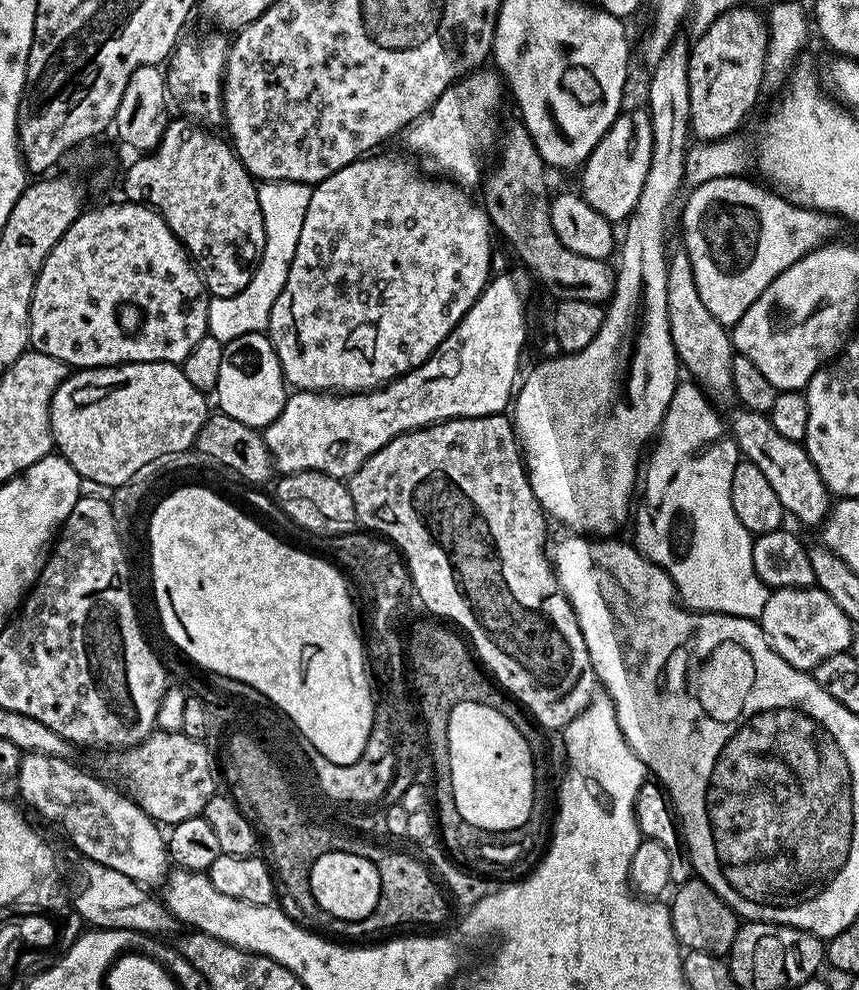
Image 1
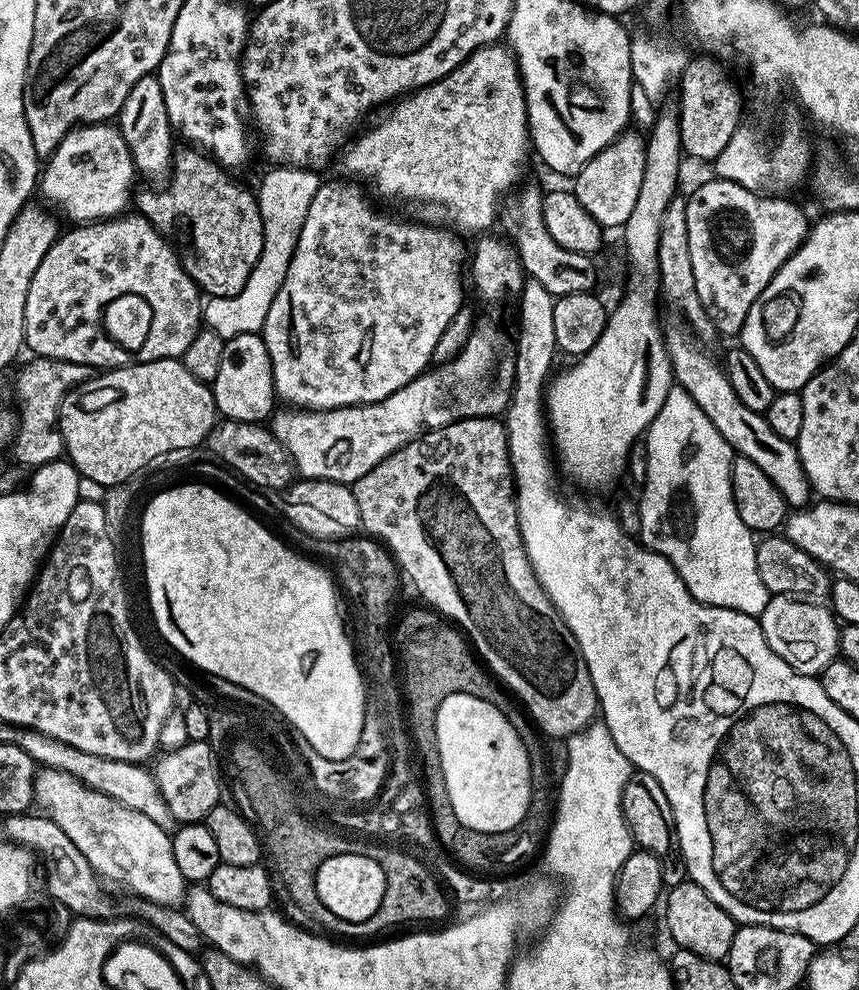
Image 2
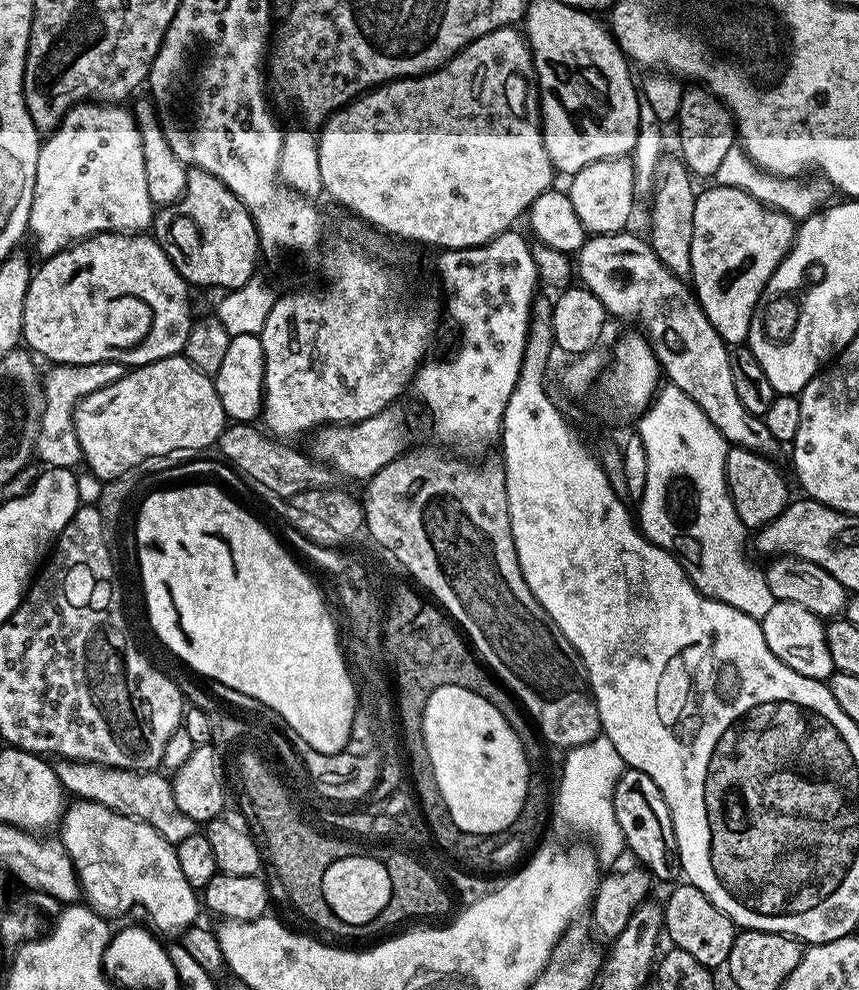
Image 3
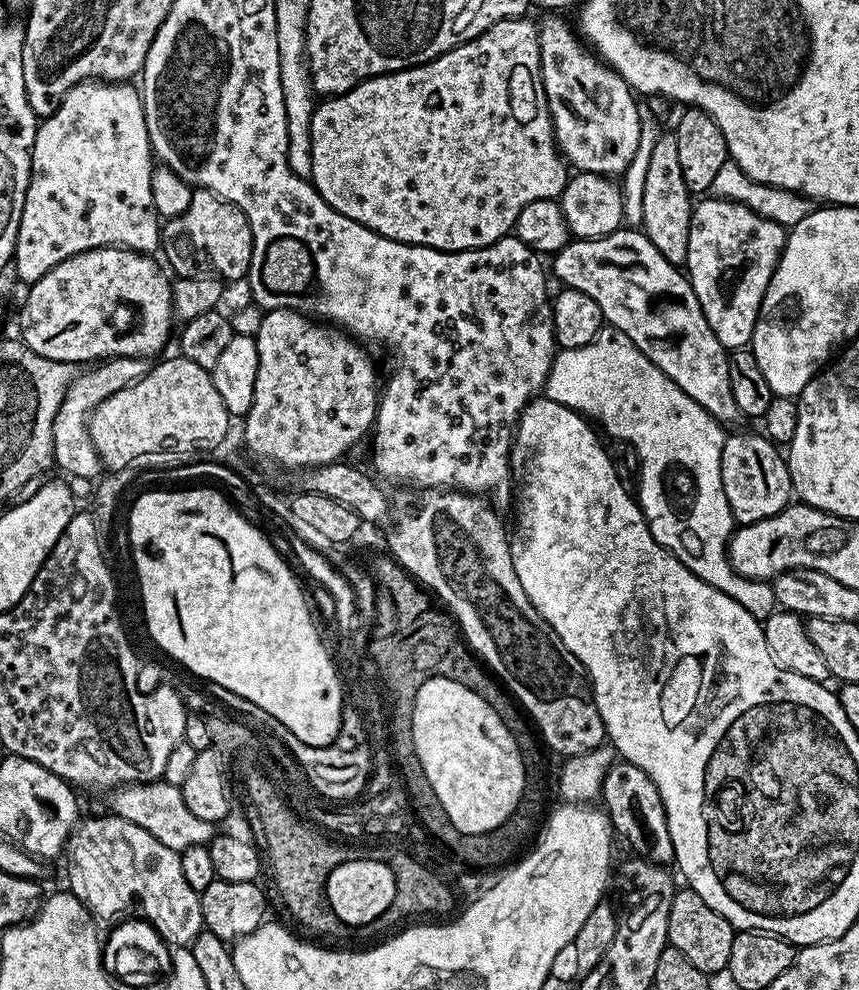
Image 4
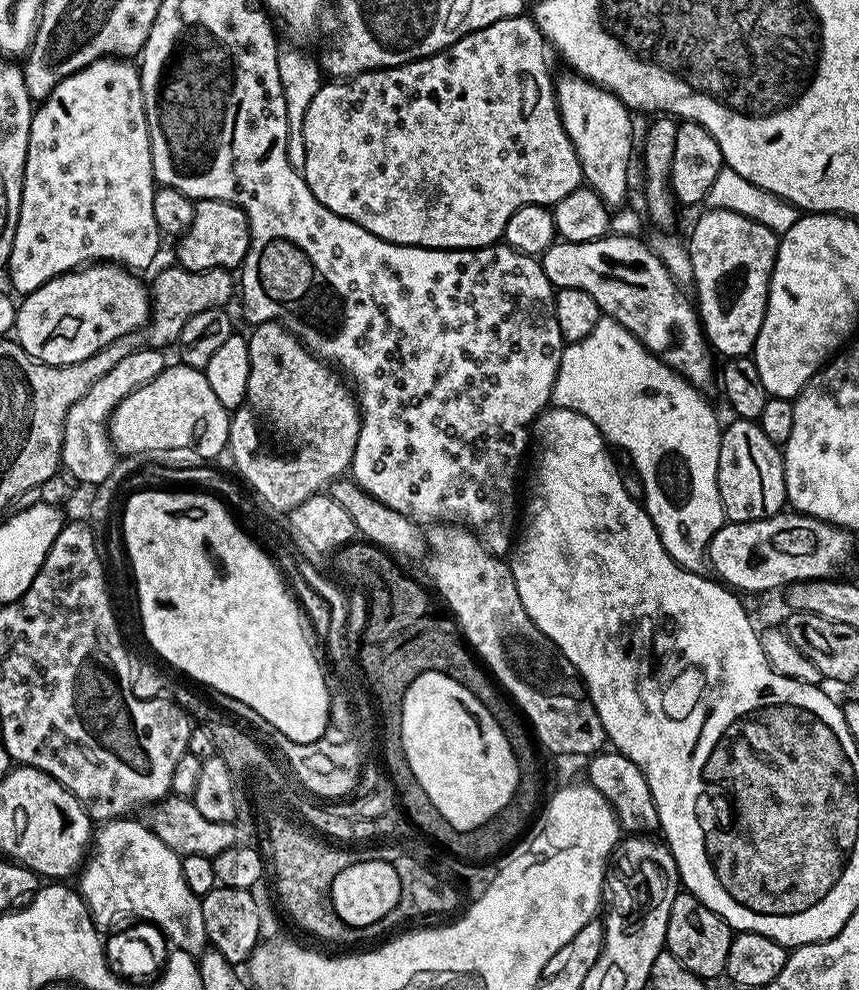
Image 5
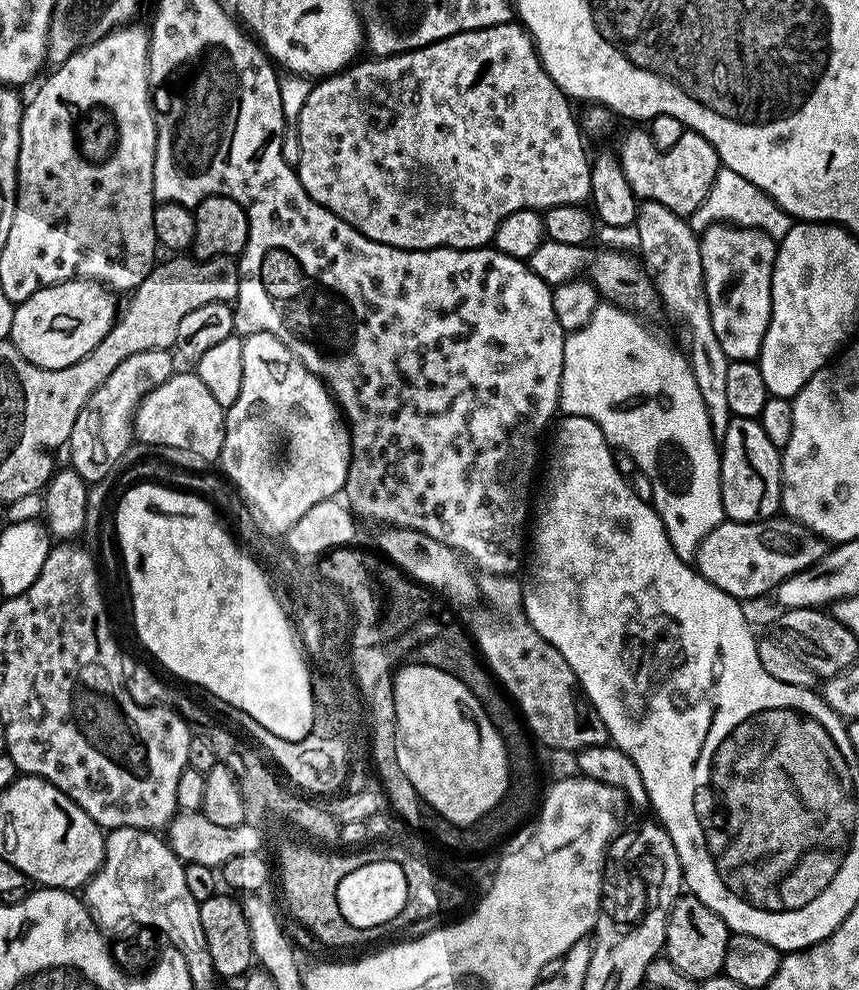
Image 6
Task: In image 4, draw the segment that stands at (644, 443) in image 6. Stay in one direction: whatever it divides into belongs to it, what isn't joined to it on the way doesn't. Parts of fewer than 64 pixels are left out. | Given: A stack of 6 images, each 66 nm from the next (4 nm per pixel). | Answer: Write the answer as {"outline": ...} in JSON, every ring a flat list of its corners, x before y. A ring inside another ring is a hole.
{"outline":[[607,326,601,328,590,342,586,342,586,346,560,348,557,351,542,392,549,400,573,408,585,418,591,418,614,439,632,444,640,459,638,503,650,526,650,534,654,534,664,549,677,556,695,576,702,578,702,582,734,598,734,602,738,602,738,606,745,608,754,619,763,622,777,611,771,583,748,580,735,572,728,560,728,541,732,539,734,521,722,490,722,446,726,432,720,429,723,428,721,421,702,410,702,406,698,406,690,394,683,392,666,373,658,370,658,366,643,356,634,342,626,338,626,334]]}

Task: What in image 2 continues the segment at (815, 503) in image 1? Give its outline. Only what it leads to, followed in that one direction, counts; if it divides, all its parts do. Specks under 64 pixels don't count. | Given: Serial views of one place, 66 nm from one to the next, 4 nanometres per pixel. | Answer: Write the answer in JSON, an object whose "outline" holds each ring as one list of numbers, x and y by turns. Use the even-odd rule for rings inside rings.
{"outline":[[677,322,663,329,664,345,668,351,668,357,672,363,672,374,675,383,698,402,698,410,714,422,714,430,726,438,726,442,732,447,736,456,745,456,750,458,761,470,763,470,770,482,778,486,782,494,784,503,789,509,799,510,809,503,813,495,812,486,808,482,806,470,800,461,800,455,796,449,795,443,779,434,774,434,770,430,770,422,767,415,762,412,750,410,750,406,742,403,742,398,734,394,734,386,730,386,728,374,724,371,721,361,715,360,707,352,705,345,700,337,695,336,691,328,683,322]]}

